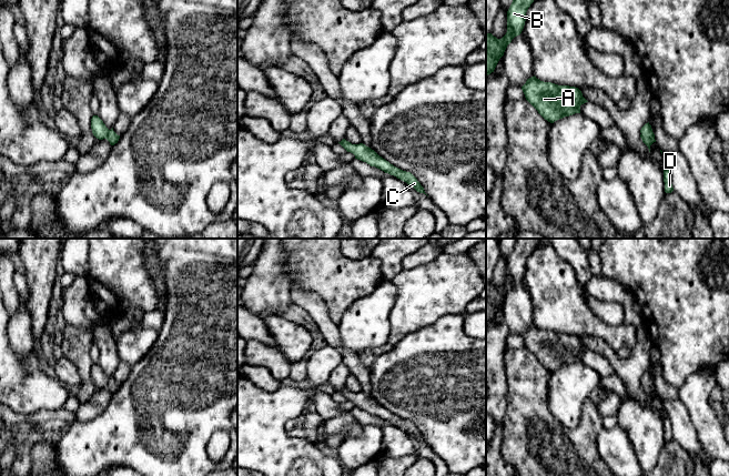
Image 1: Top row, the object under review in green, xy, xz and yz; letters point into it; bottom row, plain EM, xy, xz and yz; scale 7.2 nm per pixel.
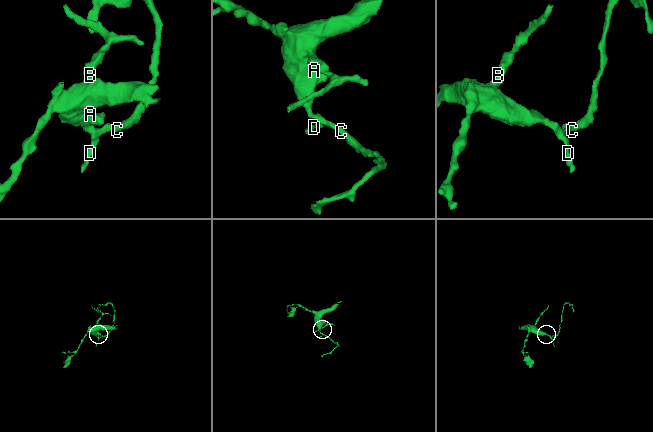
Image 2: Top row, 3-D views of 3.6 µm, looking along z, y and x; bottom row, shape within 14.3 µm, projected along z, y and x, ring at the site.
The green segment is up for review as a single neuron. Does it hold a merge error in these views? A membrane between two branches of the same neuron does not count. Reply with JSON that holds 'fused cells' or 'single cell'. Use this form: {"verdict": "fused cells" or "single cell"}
{"verdict": "single cell"}

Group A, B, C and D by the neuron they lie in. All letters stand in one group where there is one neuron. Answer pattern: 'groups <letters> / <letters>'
groups A B C D

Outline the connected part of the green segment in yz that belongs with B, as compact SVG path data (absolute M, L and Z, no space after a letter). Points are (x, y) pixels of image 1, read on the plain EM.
M517 239L507 260L507 281L502 287L486 282L486 324L494 321L507 294L519 284L526 270L526 261L534 251L539 239Z

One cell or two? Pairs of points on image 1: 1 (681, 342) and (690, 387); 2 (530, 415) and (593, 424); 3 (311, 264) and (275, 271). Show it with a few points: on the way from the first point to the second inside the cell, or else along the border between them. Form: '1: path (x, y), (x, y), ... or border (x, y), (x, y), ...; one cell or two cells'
1: border (714, 371), (697, 370), (678, 387); two cells
2: path (546, 431), (550, 435), (577, 435); one cell
3: border (282, 250), (285, 253), (285, 267), (292, 275); two cells

